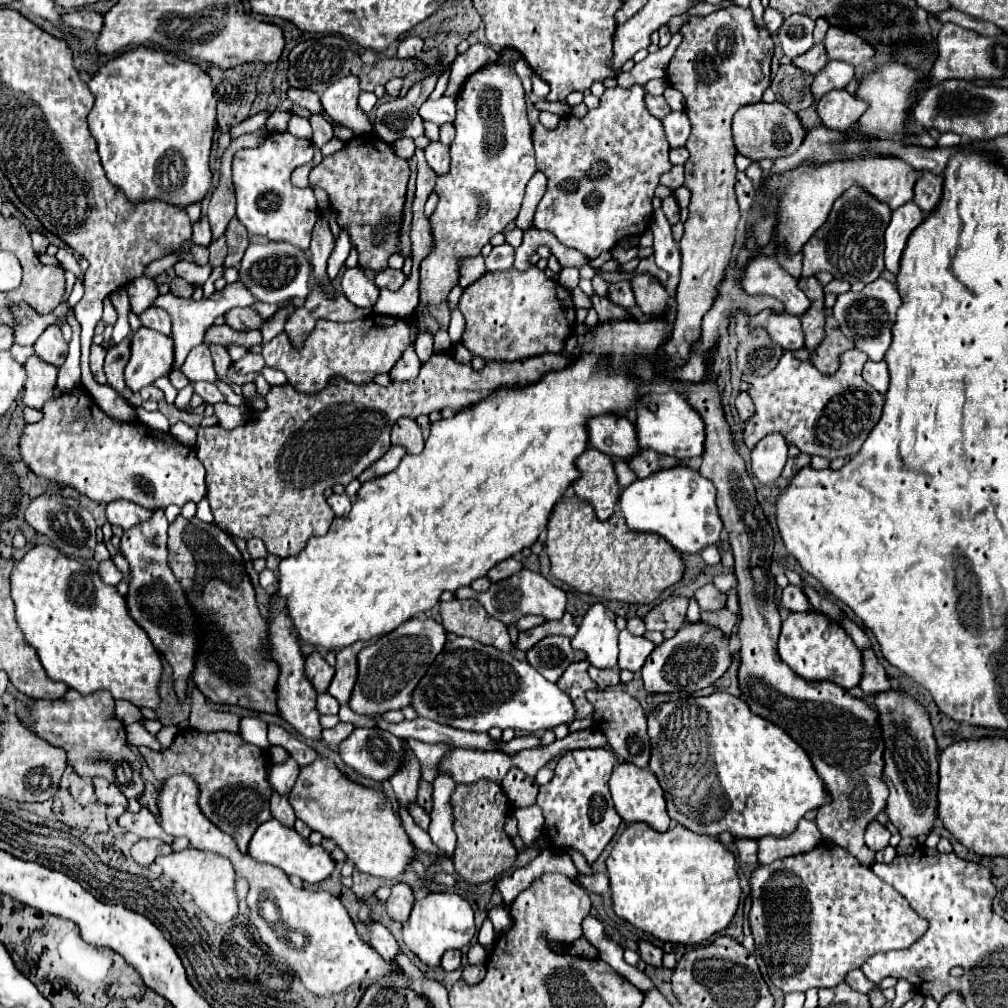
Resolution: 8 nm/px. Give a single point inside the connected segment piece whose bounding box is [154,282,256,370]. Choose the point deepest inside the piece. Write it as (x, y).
(191, 318)

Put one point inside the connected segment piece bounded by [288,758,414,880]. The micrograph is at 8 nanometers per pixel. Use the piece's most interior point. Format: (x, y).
(360, 820)

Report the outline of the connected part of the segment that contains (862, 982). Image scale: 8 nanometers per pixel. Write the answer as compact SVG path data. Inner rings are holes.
M852 970L848 976L846 976L846 982L852 986L852 990L858 990L858 992L864 992L868 994L870 990L878 988L874 982L870 982L866 978L866 974L862 974L862 970Z

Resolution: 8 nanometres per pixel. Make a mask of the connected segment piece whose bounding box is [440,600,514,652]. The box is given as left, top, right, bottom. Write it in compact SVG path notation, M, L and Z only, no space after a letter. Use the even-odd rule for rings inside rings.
M452 600L440 602L442 626L456 634L468 636L476 642L490 644L504 652L514 652L514 644L508 634L508 626L496 618L490 618L476 600Z

